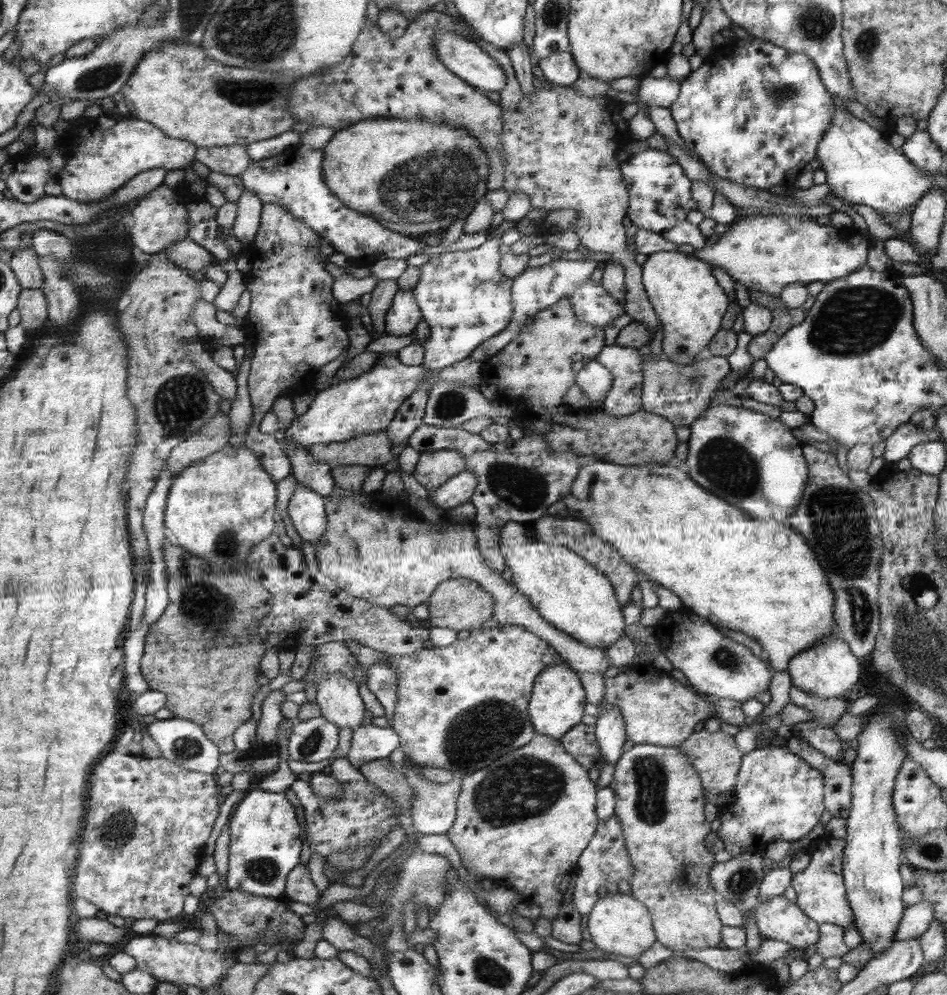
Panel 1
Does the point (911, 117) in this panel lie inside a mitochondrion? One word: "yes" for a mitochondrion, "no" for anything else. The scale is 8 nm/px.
no

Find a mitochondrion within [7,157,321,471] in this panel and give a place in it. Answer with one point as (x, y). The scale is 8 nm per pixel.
(181, 402)

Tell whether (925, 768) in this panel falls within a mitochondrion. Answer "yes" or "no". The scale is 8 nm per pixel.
no

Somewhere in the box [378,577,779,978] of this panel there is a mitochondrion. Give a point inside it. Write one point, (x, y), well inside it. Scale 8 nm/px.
(520, 787)

